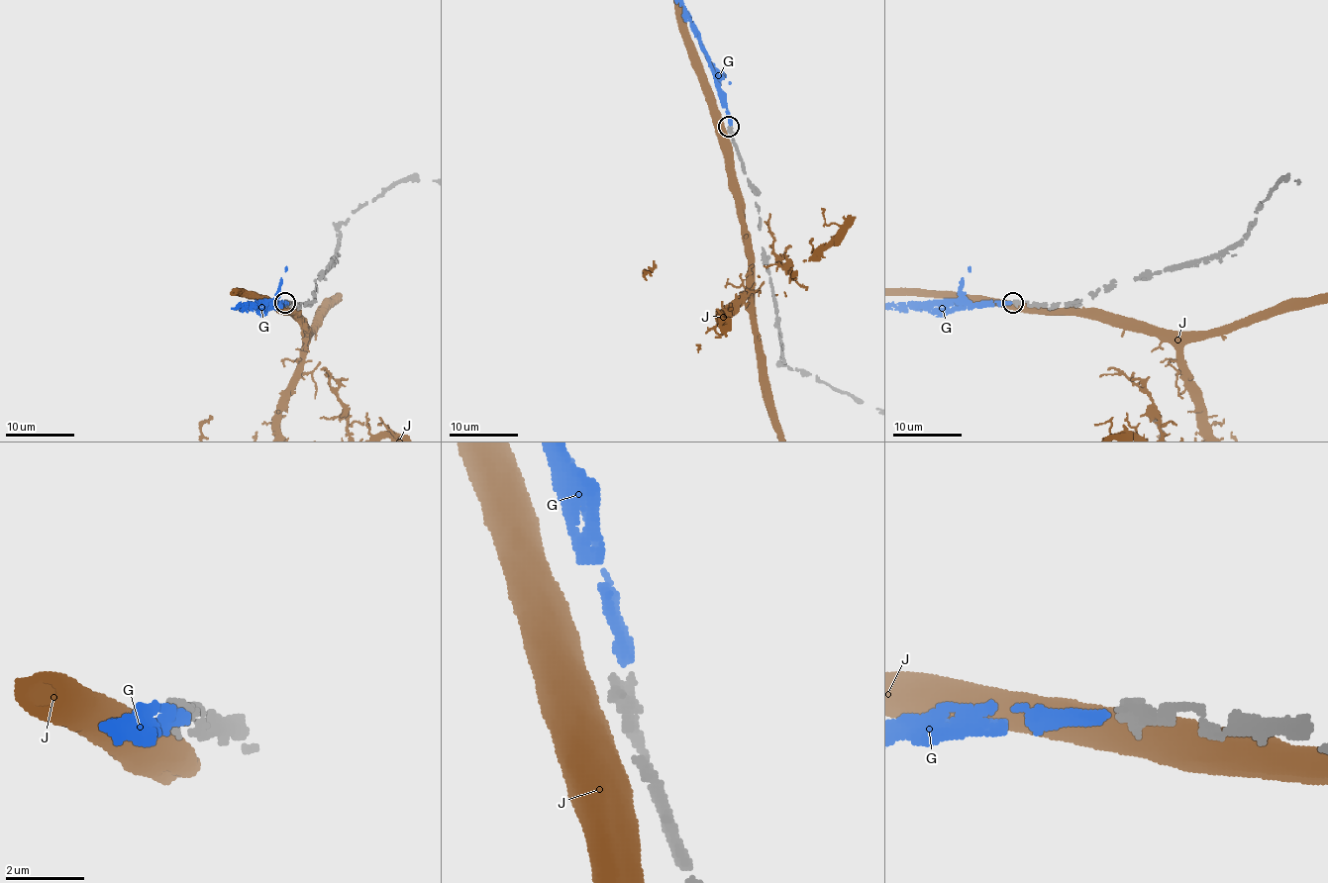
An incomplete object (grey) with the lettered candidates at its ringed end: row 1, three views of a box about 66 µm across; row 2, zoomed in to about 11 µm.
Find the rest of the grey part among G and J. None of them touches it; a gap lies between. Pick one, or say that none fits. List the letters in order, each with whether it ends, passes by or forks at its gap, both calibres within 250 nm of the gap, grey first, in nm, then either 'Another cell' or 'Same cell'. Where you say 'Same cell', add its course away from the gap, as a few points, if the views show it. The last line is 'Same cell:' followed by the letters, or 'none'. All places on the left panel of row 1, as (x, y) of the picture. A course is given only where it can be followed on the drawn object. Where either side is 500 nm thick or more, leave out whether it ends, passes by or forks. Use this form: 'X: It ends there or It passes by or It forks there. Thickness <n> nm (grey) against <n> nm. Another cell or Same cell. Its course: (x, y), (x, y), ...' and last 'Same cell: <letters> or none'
G: It ends there. Thickness 420 nm (grey) against 360 nm. Another cell
J: Thickness 420 nm (grey) against 750 nm. Another cell
Same cell: none

